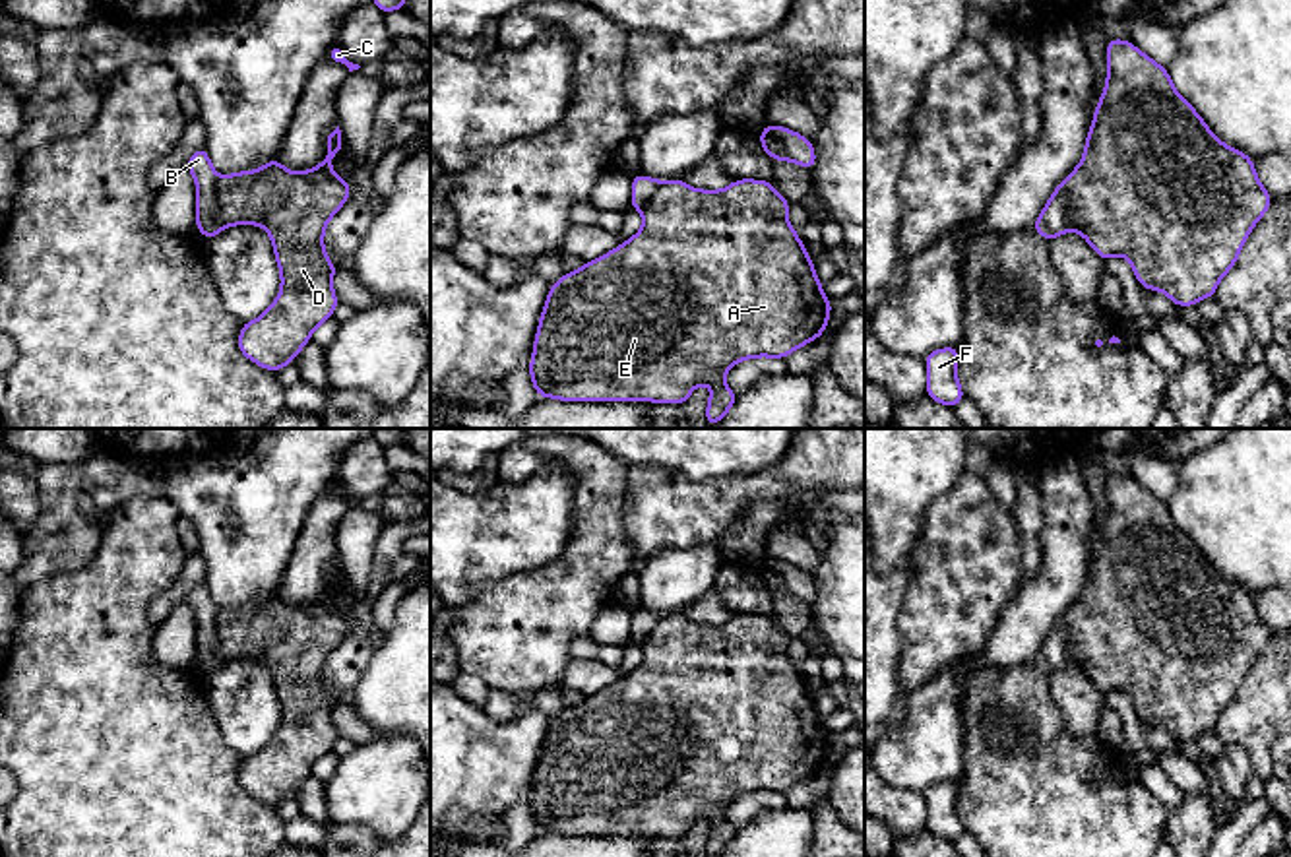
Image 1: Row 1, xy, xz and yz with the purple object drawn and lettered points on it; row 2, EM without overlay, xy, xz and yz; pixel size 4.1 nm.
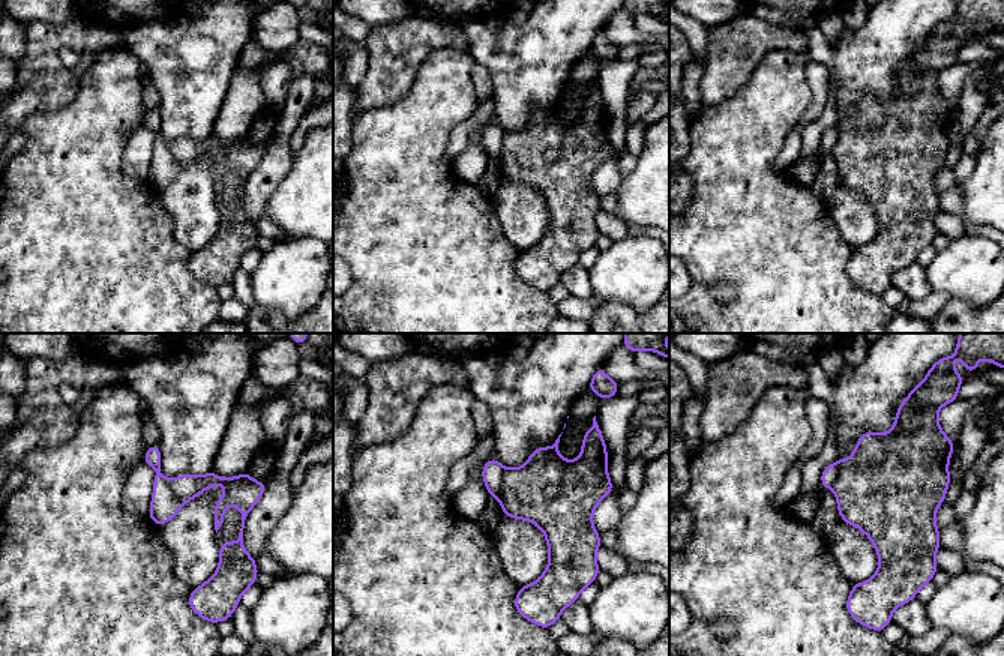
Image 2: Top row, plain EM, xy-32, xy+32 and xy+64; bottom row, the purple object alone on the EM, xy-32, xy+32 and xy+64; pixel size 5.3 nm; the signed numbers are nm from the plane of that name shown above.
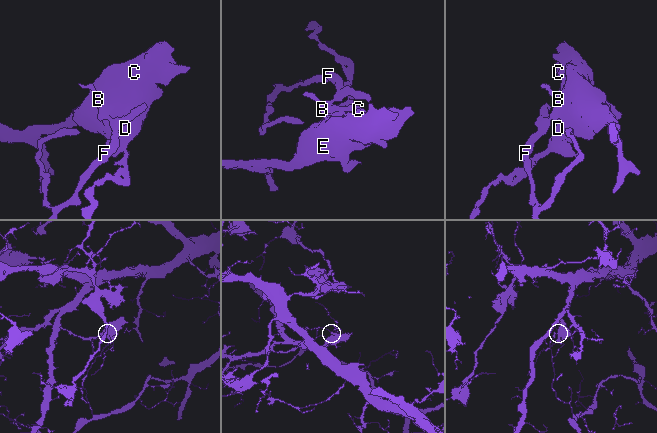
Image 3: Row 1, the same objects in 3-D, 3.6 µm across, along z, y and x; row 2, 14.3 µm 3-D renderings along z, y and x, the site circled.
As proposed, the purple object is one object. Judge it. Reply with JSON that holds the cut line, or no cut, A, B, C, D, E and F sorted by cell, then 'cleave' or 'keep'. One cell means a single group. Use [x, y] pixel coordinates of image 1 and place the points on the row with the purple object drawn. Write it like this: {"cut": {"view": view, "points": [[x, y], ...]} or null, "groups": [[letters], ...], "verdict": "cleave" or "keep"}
{"cut": {"view": "xy", "points": [[214, 179], [220, 220], [225, 225]]}, "groups": [["A", "C", "D", "E"], ["B", "F"]], "verdict": "cleave"}

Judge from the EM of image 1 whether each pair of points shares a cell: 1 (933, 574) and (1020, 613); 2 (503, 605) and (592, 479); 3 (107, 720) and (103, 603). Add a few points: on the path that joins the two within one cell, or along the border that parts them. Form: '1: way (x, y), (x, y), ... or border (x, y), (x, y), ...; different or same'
1: border (1024, 578), (983, 646); different
2: way (543, 602), (596, 549), (596, 520); same
3: way (97, 691), (97, 633); same

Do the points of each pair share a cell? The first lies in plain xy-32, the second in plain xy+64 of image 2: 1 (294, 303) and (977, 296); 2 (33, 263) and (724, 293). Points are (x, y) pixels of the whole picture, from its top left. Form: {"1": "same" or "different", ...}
{"1": "same", "2": "different"}

